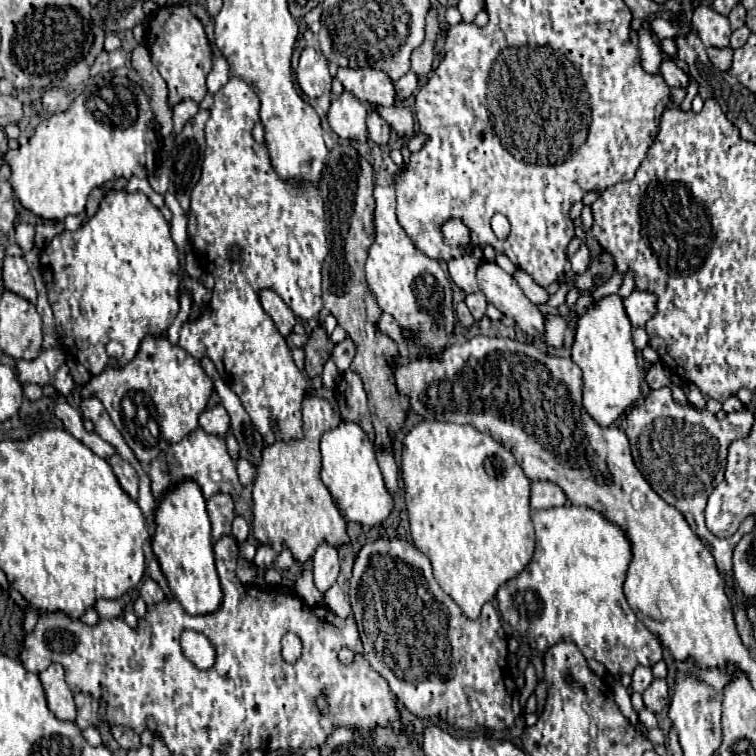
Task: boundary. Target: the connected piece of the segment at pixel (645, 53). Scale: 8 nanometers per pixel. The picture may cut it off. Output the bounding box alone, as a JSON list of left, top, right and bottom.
[639,26,663,74]

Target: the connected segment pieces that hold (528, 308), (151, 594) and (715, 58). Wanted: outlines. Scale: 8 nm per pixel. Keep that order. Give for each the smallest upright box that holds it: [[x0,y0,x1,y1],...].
[[477,262,545,338],[139,578,165,606],[707,48,733,72]]

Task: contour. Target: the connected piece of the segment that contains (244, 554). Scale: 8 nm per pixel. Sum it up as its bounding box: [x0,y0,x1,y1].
[239,540,257,564]

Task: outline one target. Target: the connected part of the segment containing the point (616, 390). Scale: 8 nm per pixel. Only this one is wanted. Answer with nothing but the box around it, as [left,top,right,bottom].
[571,294,641,428]

